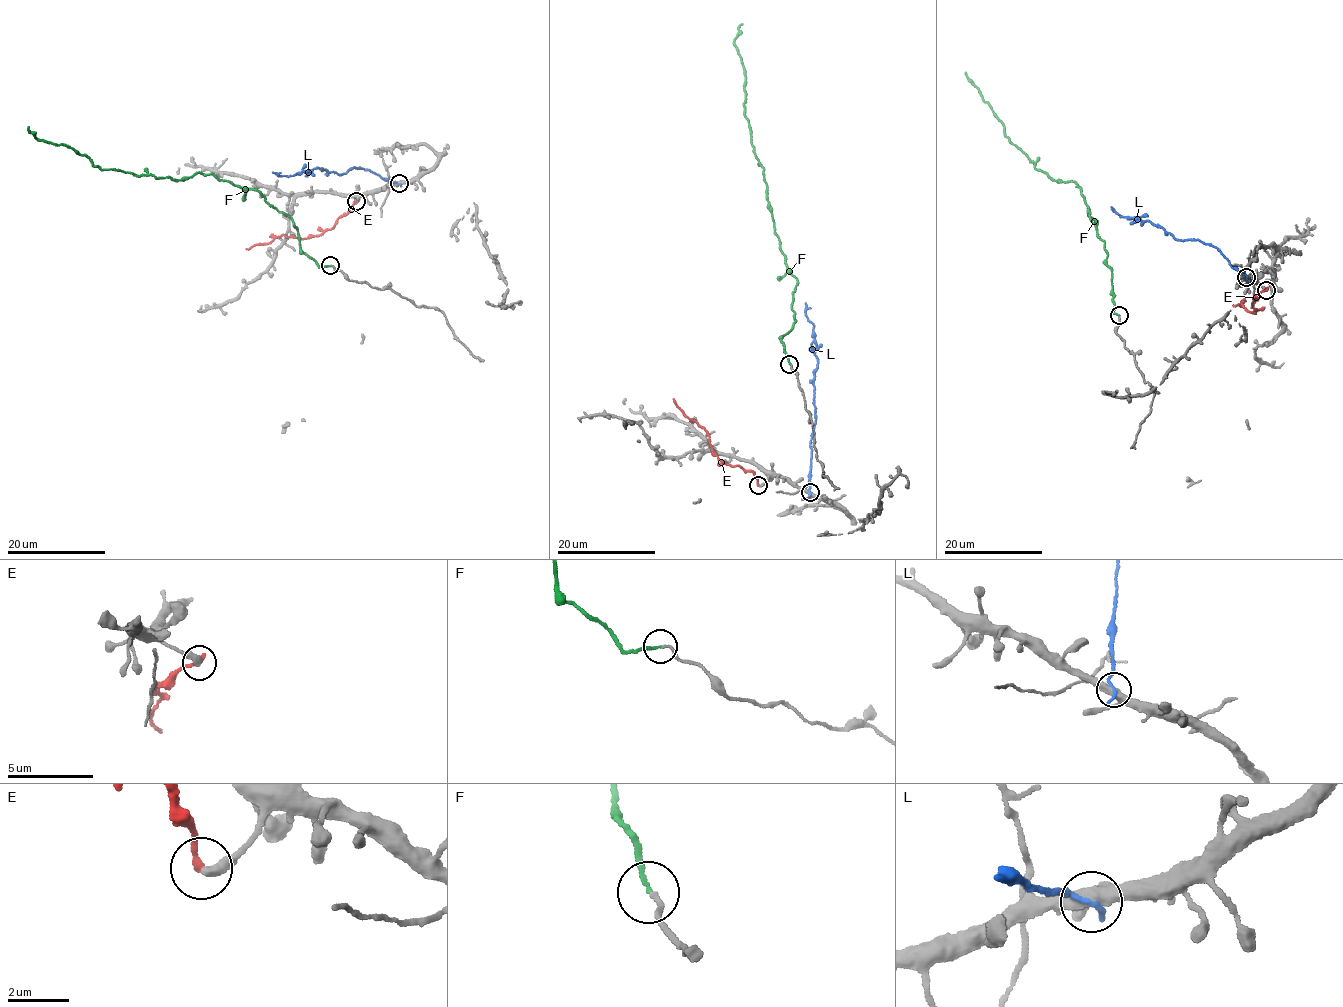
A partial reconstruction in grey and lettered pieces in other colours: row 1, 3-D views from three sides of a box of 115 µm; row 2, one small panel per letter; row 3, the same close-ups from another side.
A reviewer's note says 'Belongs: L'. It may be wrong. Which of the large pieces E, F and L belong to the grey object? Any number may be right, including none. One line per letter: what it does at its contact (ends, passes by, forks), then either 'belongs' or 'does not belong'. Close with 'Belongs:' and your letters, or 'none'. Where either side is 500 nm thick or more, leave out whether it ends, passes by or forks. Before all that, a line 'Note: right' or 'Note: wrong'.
Note: wrong
E: it ends | does not belong
F: it ends | belongs
L: it ends | does not belong
Belongs: F

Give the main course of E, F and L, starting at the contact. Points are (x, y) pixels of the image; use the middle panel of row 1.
E: (759, 485), (754, 472), (736, 465), (732, 466), (719, 458), (704, 427), (687, 417), (673, 399)
F: (790, 363), (780, 339), (795, 320), (797, 284), (774, 226), (745, 115), (734, 41), (742, 23)
L: (810, 492), (812, 437), (816, 423), (814, 370), (818, 363), (806, 302)

